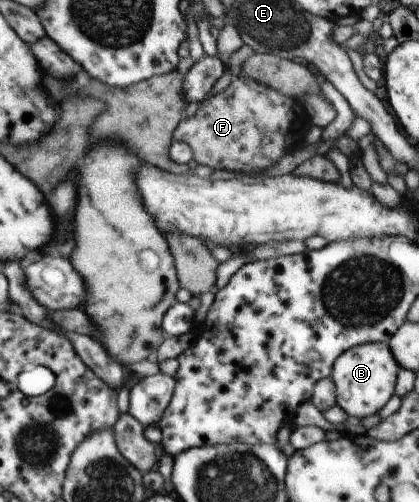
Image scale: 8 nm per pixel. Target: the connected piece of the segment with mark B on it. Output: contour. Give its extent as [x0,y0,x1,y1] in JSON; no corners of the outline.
[329,342,397,419]

